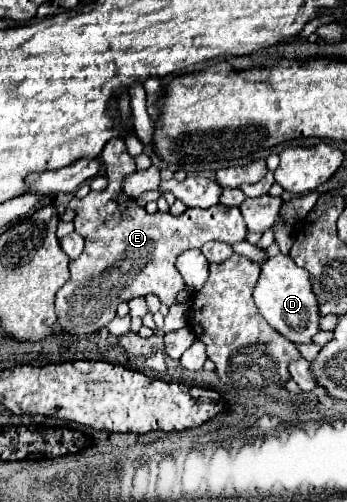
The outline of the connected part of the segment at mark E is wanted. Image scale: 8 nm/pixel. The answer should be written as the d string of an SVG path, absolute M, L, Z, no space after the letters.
M112 138L100 156L100 162L106 170L106 180L108 186L106 190L100 192L90 192L86 198L72 198L68 208L74 210L74 228L76 232L84 238L84 252L80 258L70 260L70 278L66 284L58 290L56 294L56 316L58 324L62 326L64 332L72 336L88 336L104 328L114 316L116 308L120 302L128 302L136 296L146 296L146 294L156 294L162 304L166 306L176 306L178 304L178 292L186 288L180 272L176 272L176 258L188 250L188 248L202 248L210 240L226 242L226 244L236 244L246 240L246 226L240 214L240 208L230 208L230 206L210 206L210 208L188 208L180 216L172 216L170 212L154 212L148 214L144 208L136 204L134 198L126 196L122 190L124 178L136 172L134 158L126 152L124 138Z

